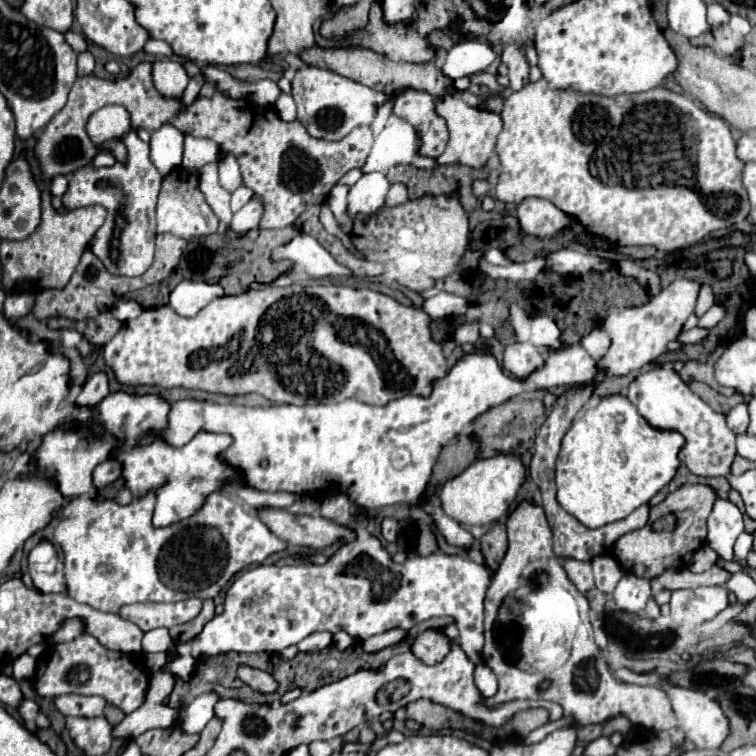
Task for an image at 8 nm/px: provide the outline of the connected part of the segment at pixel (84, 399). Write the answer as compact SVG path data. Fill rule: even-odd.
M96 373L86 379L82 385L82 391L76 399L78 407L96 409L96 403L102 403L102 399L108 395L108 377L104 373Z

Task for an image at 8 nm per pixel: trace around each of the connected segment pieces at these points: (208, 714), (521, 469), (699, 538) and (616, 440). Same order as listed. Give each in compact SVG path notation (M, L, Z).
M214 691L198 695L186 709L180 711L180 727L184 733L194 735L202 733L206 723L214 717L214 703L218 701L218 695Z
M496 455L490 459L478 459L466 471L462 471L460 477L454 477L442 485L440 503L444 513L464 527L490 525L508 513L524 481L526 481L526 467L514 455Z
M682 485L666 499L650 507L650 519L642 529L630 531L616 541L616 561L626 573L652 579L670 567L688 567L692 555L706 543L706 519L716 493L708 485Z
M608 395L578 417L562 441L556 461L558 503L590 529L624 519L674 479L682 445L680 433L652 429L624 395Z

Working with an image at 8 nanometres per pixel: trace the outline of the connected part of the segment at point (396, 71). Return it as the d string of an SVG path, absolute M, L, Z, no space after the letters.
M308 47L300 53L300 59L308 65L316 65L316 67L326 67L330 71L336 71L344 77L350 77L366 87L372 87L372 89L378 89L378 91L384 91L384 93L394 93L398 87L412 87L412 89L420 89L420 91L428 91L432 93L434 97L442 97L442 95L448 95L452 93L450 85L452 81L446 79L446 77L440 77L440 67L438 67L438 57L434 61L428 61L428 63L418 63L418 65L412 65L412 63L396 63L396 61L390 61L388 57L380 55L380 53L374 53L374 51L368 51L368 49L360 49L360 47L336 47L336 49L324 49L324 47Z

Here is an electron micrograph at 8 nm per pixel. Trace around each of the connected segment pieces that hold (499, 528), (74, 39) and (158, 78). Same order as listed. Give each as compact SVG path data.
M498 521L488 533L484 533L482 539L480 539L480 545L482 545L482 555L486 559L488 569L496 571L500 561L506 555L506 549L508 549L508 539L506 539L504 523Z
M68 31L68 33L66 33L66 41L70 43L70 47L72 47L76 53L86 51L86 39L84 39L82 35L76 35L76 33Z
M172 59L156 61L154 63L154 85L162 97L178 99L188 85L188 75L182 69L182 63L172 61Z

